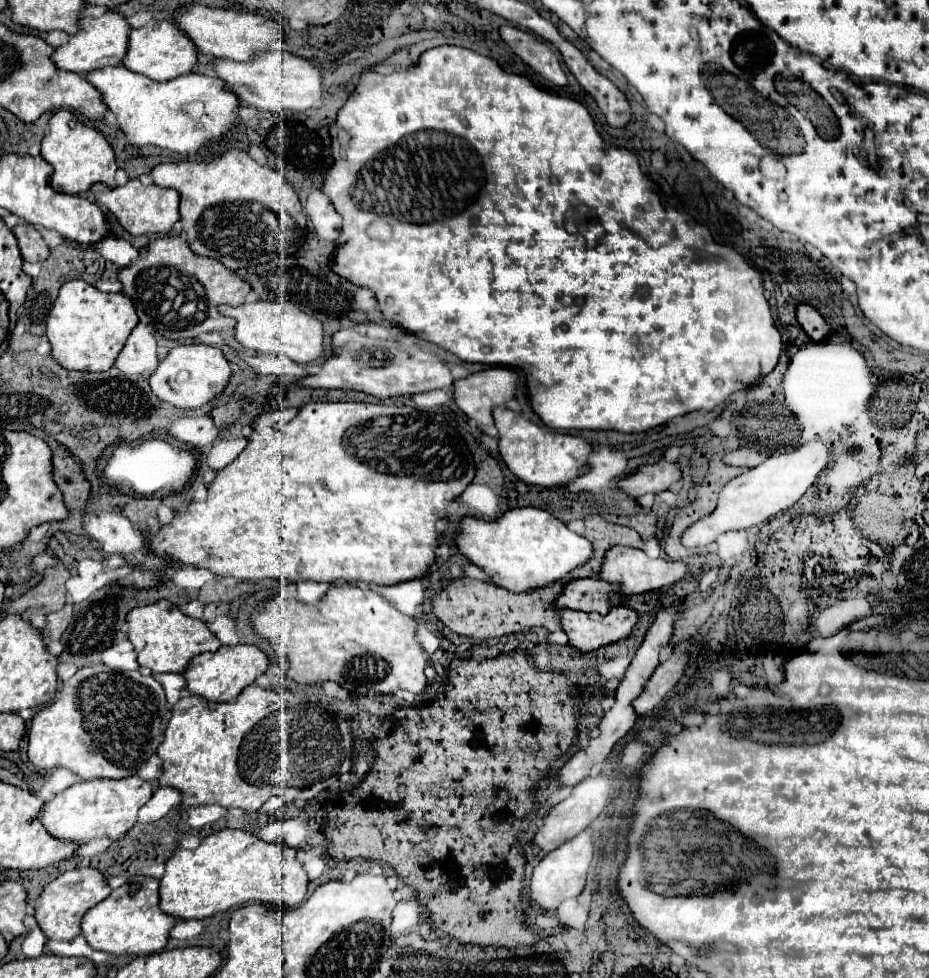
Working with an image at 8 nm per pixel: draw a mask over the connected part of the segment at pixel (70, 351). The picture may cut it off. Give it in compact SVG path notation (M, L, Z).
M69 281L49 311L45 335L51 343L51 355L61 367L97 373L113 365L137 321L135 307L123 293L103 293L85 281Z

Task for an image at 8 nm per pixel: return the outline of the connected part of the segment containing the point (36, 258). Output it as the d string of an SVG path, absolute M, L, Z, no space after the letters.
M27 223L15 225L13 227L13 235L15 235L17 243L19 243L23 261L41 263L41 261L45 261L49 257L49 247L43 241L41 233L33 225L27 225Z

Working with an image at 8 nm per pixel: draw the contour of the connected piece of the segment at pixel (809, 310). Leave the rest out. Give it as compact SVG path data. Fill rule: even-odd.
M797 305L795 317L797 317L801 329L813 341L821 341L821 339L825 339L829 335L829 325L825 323L825 319L811 305Z

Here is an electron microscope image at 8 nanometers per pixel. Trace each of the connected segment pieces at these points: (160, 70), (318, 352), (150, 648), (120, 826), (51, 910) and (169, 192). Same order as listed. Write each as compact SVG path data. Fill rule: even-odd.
M151 19L145 27L131 29L129 43L127 43L127 55L123 59L123 65L135 73L151 77L153 81L169 81L179 75L189 73L193 69L195 61L197 61L195 45L173 21Z
M255 301L239 307L219 305L219 313L229 315L237 321L235 339L257 353L281 353L297 363L319 361L323 357L323 327L313 315L307 315L291 301Z
M157 601L153 605L147 607L137 607L133 611L129 611L127 615L127 635L129 641L135 647L137 653L137 663L141 667L167 667L167 671L155 671L151 669L151 673L183 673L187 663L195 657L201 655L205 651L217 651L221 647L219 639L207 629L207 625L201 619L193 619L187 617L179 611L179 607L175 607L169 601Z
M137 775L125 779L81 781L47 801L39 811L39 819L55 839L81 845L97 837L109 837L113 841L123 837L135 825L137 811L151 799L151 793L151 783L139 779Z
M81 867L73 871L65 871L55 881L51 881L43 893L37 897L35 905L35 919L45 933L47 939L59 939L59 941L71 941L75 935L81 933L81 919L83 915L101 903L111 893L109 885L105 883L103 875L97 869Z
M133 179L127 185L115 187L115 189L95 183L91 187L91 191L95 193L95 199L101 201L109 209L109 213L113 213L117 217L117 221L131 235L169 233L173 223L179 219L179 195L175 189L163 189L157 185L143 185L139 179Z

